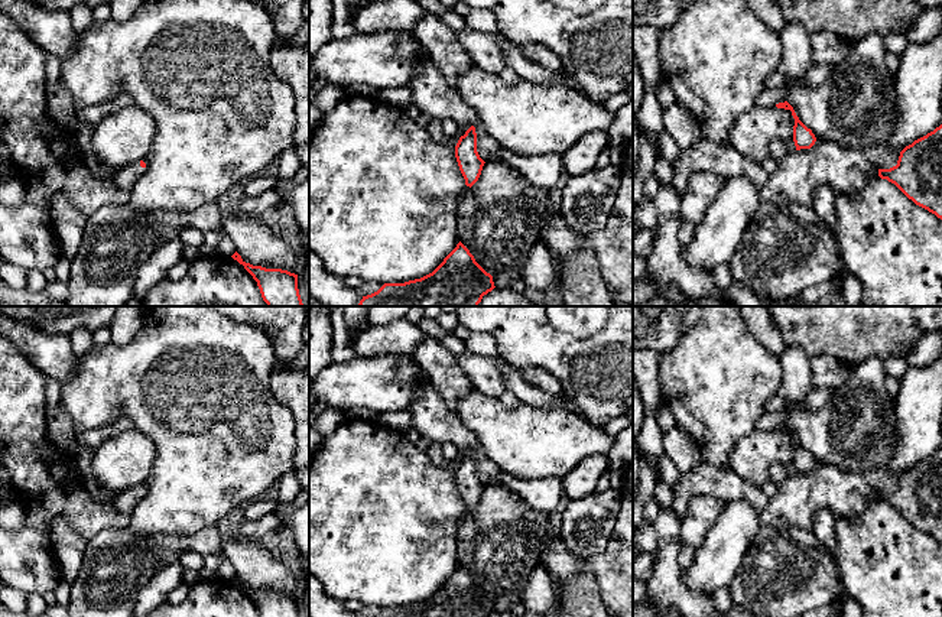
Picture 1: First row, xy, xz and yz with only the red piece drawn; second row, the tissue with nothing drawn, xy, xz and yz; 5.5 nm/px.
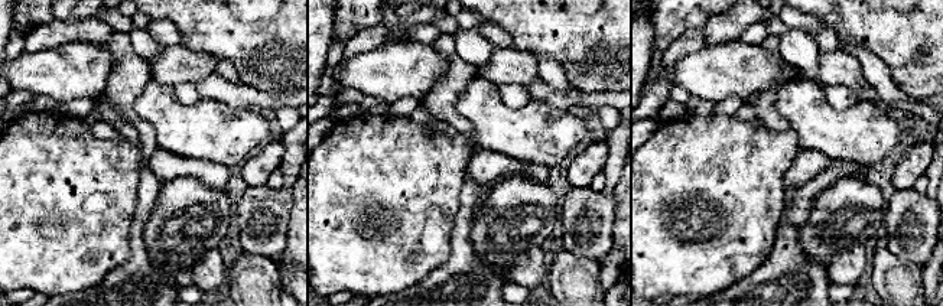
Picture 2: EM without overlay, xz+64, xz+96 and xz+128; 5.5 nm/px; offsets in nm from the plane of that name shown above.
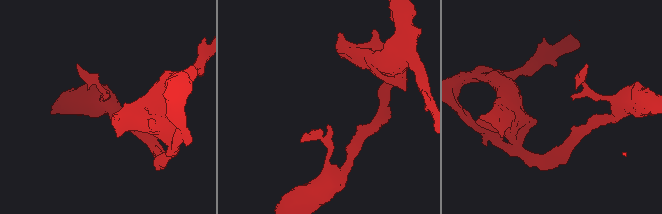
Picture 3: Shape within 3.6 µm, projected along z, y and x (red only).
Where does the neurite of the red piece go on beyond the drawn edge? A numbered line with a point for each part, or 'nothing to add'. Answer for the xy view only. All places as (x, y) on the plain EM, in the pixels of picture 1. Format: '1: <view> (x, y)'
1: xy (124, 500)

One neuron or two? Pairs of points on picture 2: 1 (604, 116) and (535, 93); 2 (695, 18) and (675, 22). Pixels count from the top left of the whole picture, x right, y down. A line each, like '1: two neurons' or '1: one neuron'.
1: two neurons
2: one neuron

